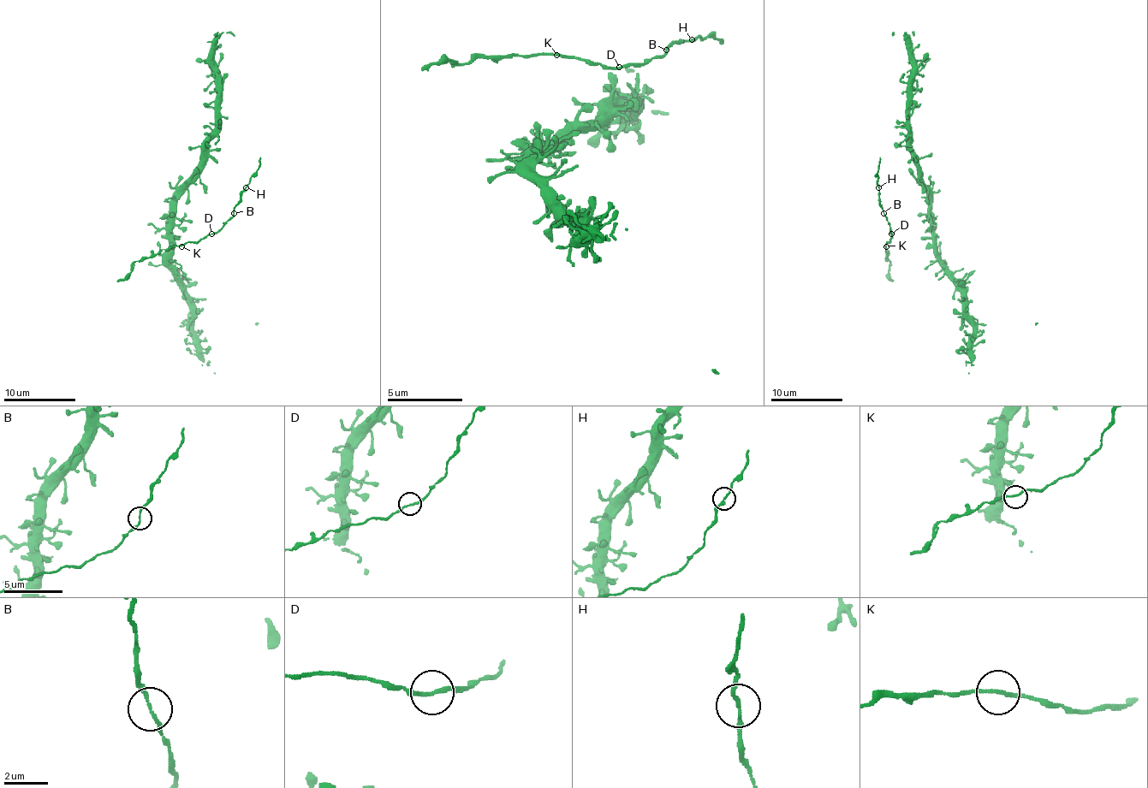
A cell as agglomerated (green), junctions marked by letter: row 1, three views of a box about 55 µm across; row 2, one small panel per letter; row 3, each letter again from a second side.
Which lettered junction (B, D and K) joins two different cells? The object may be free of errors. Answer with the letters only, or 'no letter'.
no letter

